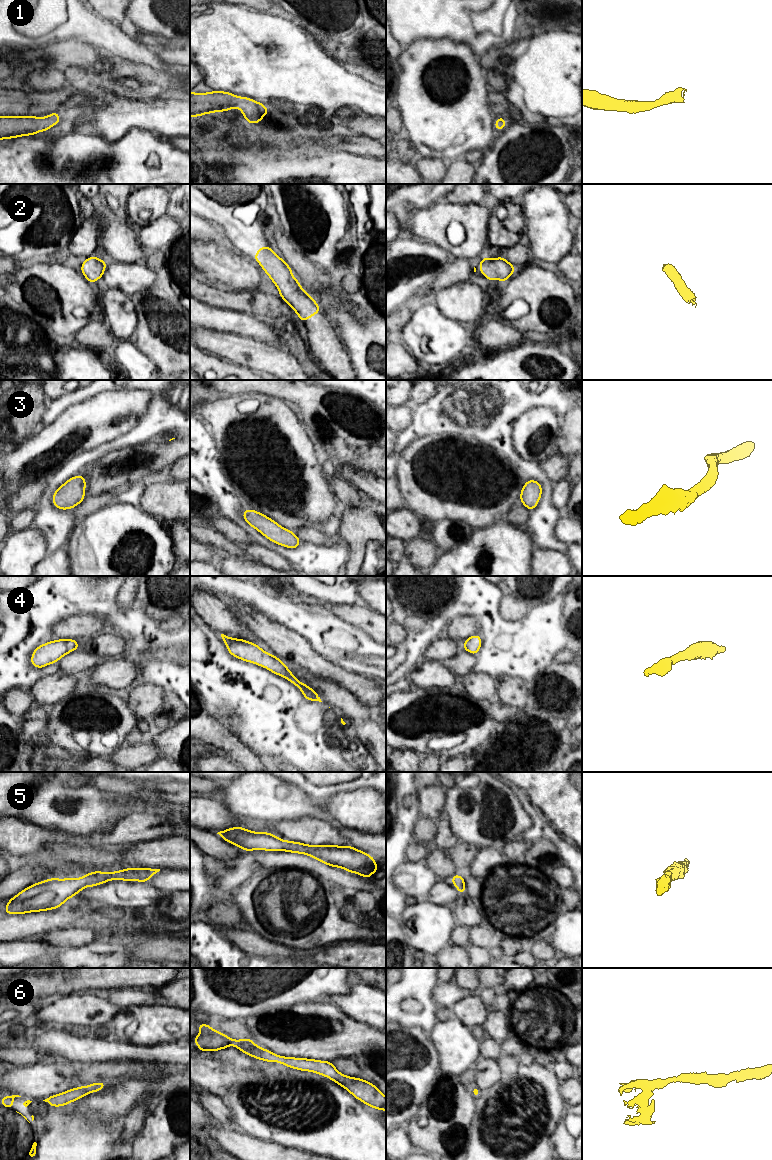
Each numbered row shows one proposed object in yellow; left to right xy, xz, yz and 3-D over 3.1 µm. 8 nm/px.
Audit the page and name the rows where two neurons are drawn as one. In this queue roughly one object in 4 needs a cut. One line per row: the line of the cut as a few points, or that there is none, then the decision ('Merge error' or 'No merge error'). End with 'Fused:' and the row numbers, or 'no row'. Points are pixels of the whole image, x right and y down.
1: No split. No merge error
2: No split. No merge error
3: No split. No merge error
4: No split. No merge error
5: No split. No merge error
6: No split. No merge error
Fused: no row

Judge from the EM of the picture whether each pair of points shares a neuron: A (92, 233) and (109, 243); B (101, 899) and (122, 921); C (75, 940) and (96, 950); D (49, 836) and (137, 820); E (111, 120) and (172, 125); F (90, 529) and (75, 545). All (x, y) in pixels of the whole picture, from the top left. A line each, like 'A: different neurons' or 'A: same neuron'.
A: different neurons
B: different neurons
C: different neurons
D: same neuron
E: same neuron
F: same neuron

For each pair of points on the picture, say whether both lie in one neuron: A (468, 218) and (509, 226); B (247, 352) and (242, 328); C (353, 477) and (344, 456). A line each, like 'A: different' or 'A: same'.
A: different
B: different
C: different

